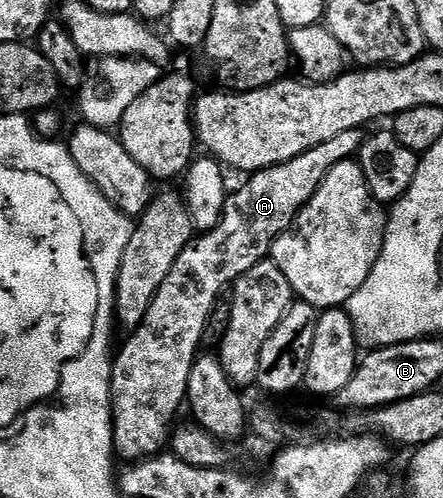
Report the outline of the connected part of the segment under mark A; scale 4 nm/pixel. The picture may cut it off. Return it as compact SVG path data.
M348 130L342 132L340 136L335 136L332 140L327 140L327 144L319 144L315 148L311 148L307 152L303 152L303 156L295 156L295 160L287 160L278 166L272 166L266 170L258 170L256 174L252 175L237 191L230 193L225 199L225 207L223 208L223 216L219 220L219 224L215 228L198 233L192 242L187 244L187 248L183 248L183 252L179 252L179 260L175 260L175 265L171 267L171 272L167 272L167 280L163 280L163 284L159 288L159 292L155 292L155 300L151 300L151 308L147 308L147 316L143 316L143 320L132 331L133 334L125 342L125 347L120 351L116 351L113 359L113 449L118 459L122 458L122 463L132 464L135 462L143 462L146 458L156 458L158 454L162 453L170 445L171 431L174 429L175 421L173 417L176 416L180 410L186 405L187 399L185 393L187 392L187 380L191 376L191 368L193 361L199 357L199 351L202 349L203 343L207 338L207 331L209 329L209 318L213 315L213 311L219 305L221 293L228 291L237 279L242 278L247 272L251 272L251 268L255 268L255 264L266 261L270 257L273 249L273 241L279 237L284 230L288 230L293 225L293 221L297 218L297 213L302 210L311 200L311 196L315 196L317 185L327 176L327 172L331 172L331 168L335 168L335 164L340 162L350 161L360 151L361 143L363 141L363 134L361 130Z

